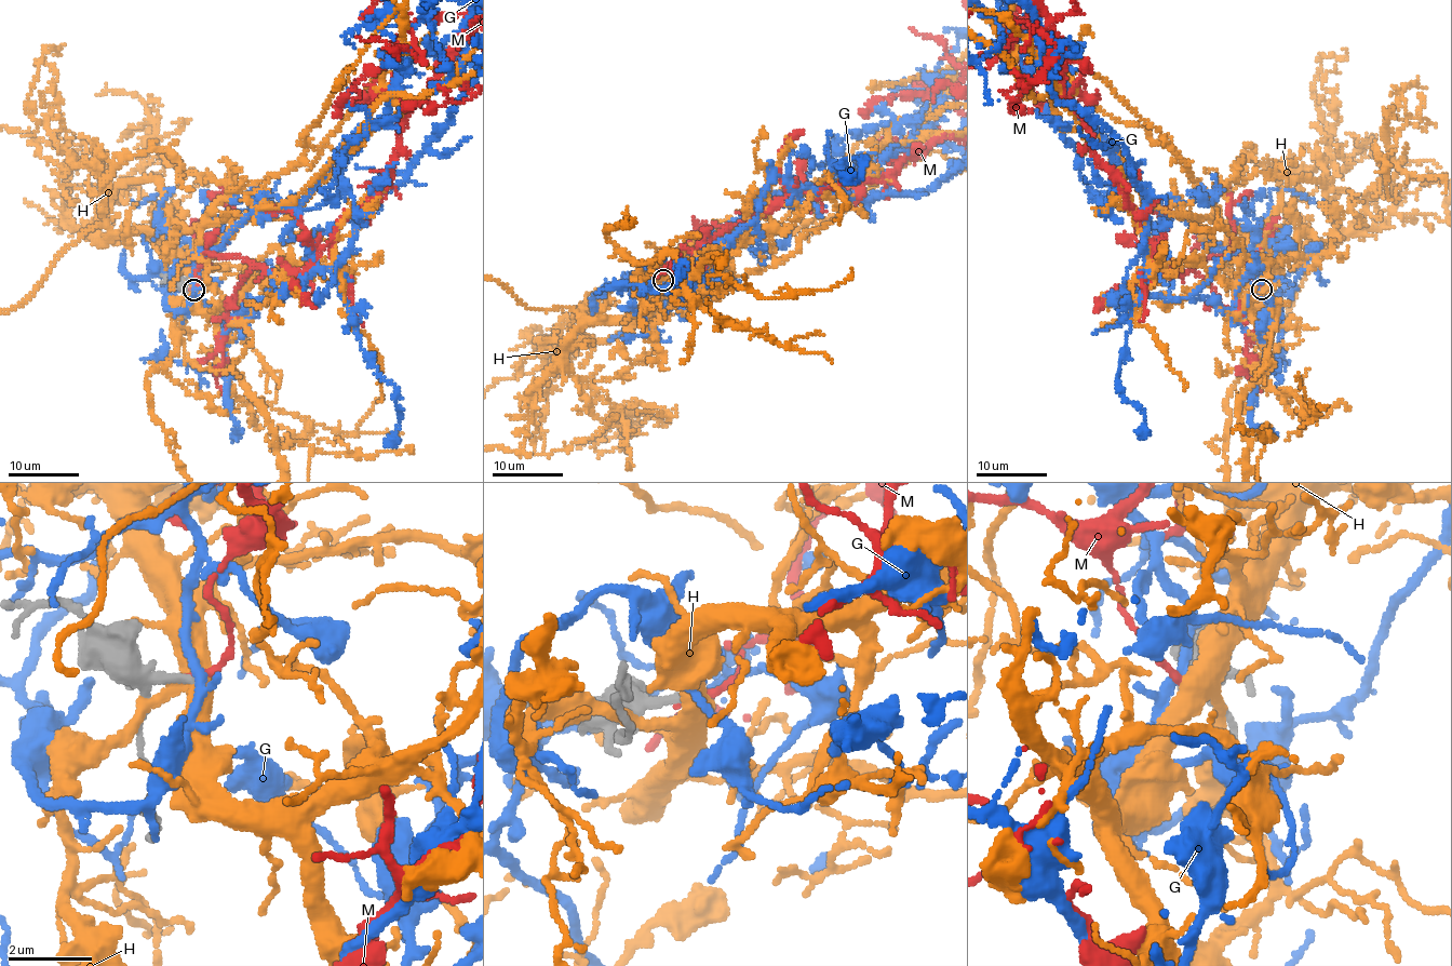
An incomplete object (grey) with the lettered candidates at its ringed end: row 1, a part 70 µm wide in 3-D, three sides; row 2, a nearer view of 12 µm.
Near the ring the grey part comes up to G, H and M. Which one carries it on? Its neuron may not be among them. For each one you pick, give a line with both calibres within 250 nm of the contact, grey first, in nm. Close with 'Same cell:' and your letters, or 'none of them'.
Same cell: none of them

